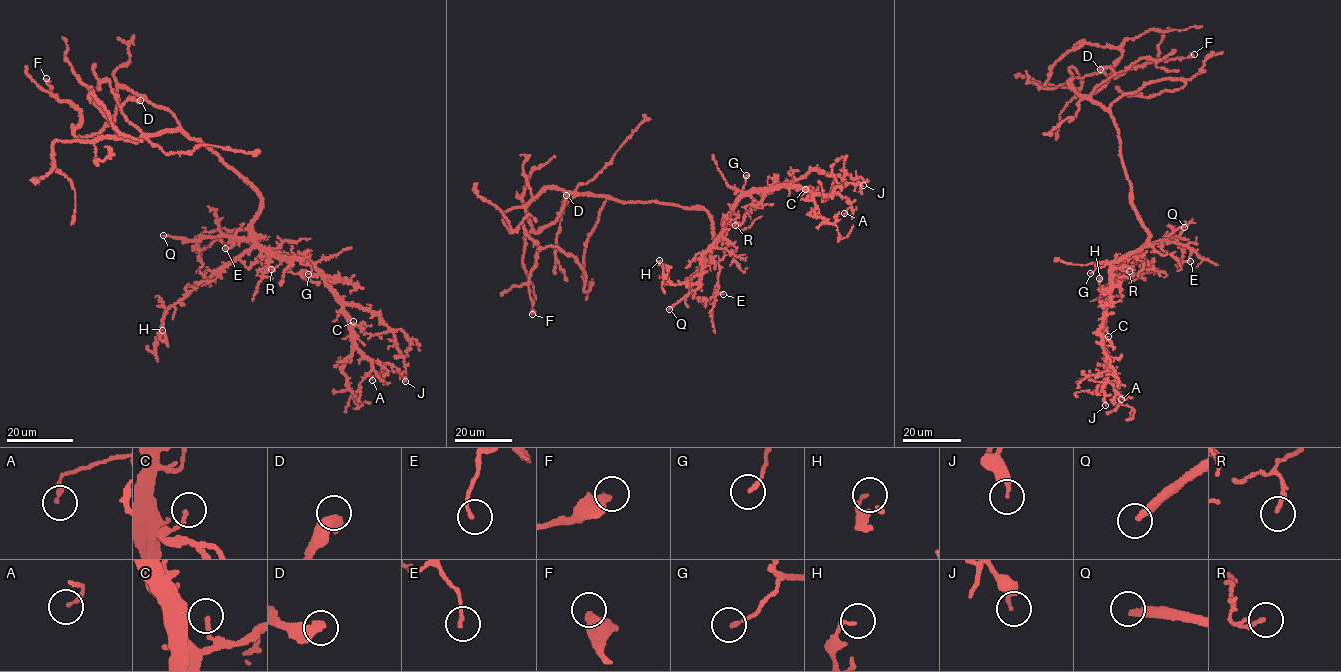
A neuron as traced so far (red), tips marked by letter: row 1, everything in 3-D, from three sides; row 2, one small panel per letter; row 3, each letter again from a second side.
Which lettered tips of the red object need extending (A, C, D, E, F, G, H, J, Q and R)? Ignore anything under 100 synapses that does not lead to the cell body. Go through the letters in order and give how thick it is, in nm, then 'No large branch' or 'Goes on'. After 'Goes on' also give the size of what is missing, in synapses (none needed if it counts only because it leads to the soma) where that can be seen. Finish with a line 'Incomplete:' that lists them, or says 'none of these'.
A: Thickness 150 nm. No large branch
C: Thickness 160 nm. No large branch
D: Thickness 440 nm. No large branch
E: Thickness 130 nm. No large branch
F: Thickness 440 nm. No large branch
G: Thickness 160 nm. No large branch
H: Thickness 140 nm. No large branch
J: Thickness 260 nm. No large branch
Q: Thickness 280 nm. Goes on
R: Thickness 150 nm. No large branch
Incomplete: Q

